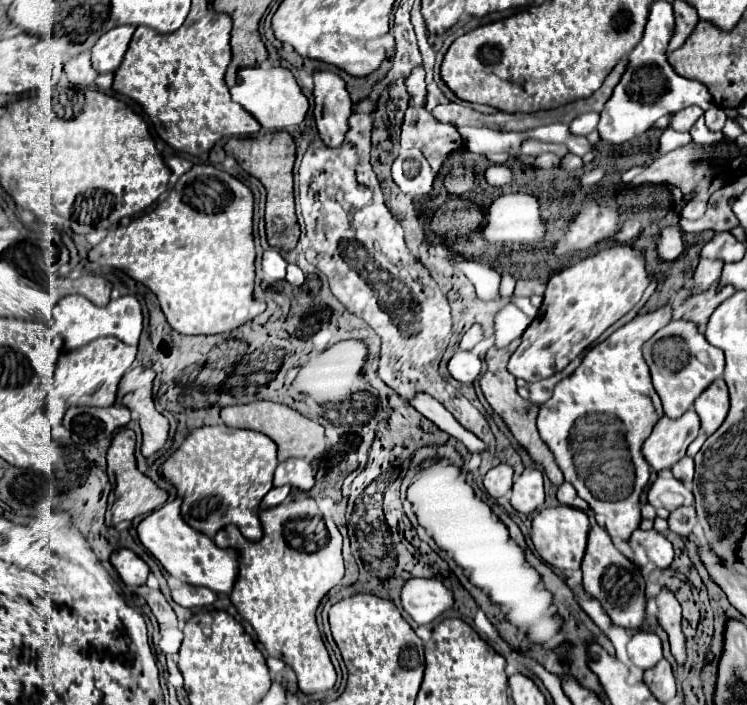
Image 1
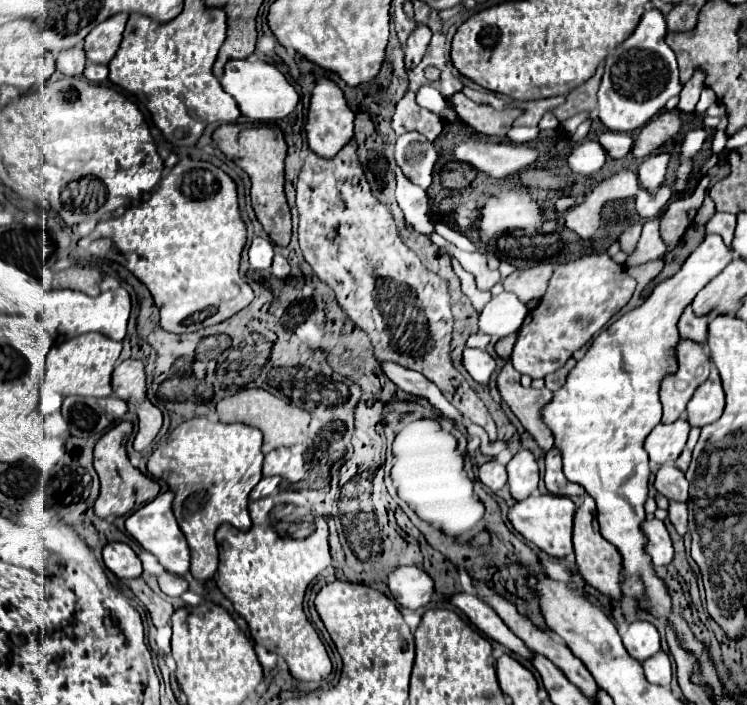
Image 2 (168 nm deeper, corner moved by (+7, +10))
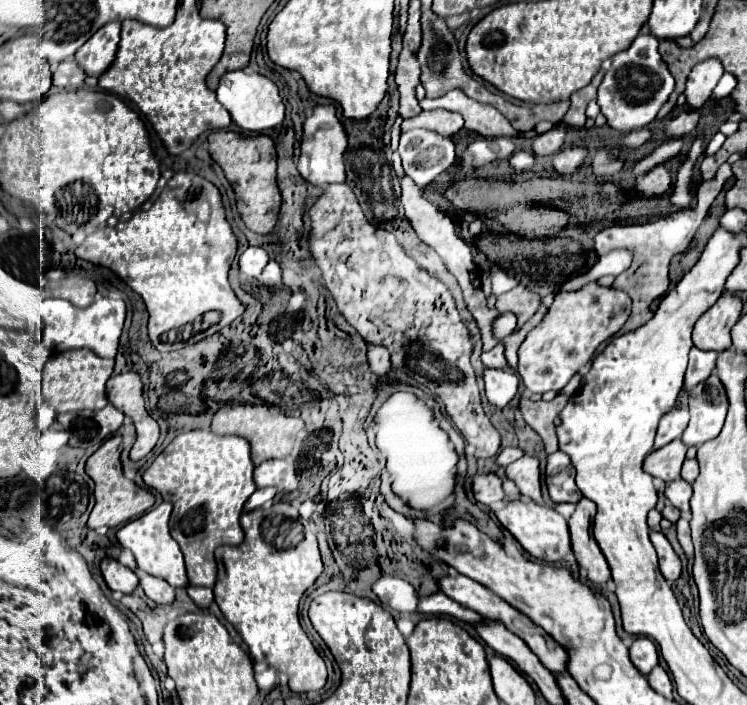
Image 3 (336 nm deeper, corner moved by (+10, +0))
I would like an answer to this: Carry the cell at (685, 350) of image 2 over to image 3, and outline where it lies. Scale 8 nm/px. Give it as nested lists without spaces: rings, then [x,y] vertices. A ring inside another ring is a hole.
[[[680,394],[676,406],[672,412],[668,412],[662,420],[660,420],[660,426],[658,426],[658,434],[656,434],[656,440],[654,440],[654,450],[666,446],[668,442],[676,440],[682,436],[684,428],[688,426],[688,396],[686,394]]]

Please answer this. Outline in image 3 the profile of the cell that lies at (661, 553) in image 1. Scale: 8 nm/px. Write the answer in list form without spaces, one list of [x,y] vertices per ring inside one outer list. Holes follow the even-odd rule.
[[[650,532],[650,540],[658,552],[660,558],[660,570],[664,574],[664,578],[668,582],[676,582],[682,574],[682,562],[678,558],[678,554],[674,552],[674,548],[670,546],[670,542],[666,540],[666,536],[662,532]]]

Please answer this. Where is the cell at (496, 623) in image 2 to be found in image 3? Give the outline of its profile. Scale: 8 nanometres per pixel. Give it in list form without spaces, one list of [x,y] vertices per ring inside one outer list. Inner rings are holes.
[[[442,592],[430,594],[430,596],[418,596],[418,612],[426,616],[452,616],[456,620],[464,620],[468,624],[476,624],[482,620],[480,614],[472,612],[470,608],[464,608],[462,604],[456,604],[452,598],[448,598]]]

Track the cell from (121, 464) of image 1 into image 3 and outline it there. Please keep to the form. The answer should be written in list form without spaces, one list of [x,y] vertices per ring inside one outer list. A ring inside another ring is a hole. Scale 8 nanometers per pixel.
[[[112,436],[108,438],[88,460],[86,460],[86,474],[94,480],[94,510],[88,518],[88,528],[96,530],[100,526],[120,526],[126,524],[128,520],[134,520],[138,516],[142,516],[146,510],[152,508],[154,504],[154,496],[144,490],[138,488],[132,480],[126,480],[122,474],[122,464],[120,464],[120,452],[122,452],[122,436]]]

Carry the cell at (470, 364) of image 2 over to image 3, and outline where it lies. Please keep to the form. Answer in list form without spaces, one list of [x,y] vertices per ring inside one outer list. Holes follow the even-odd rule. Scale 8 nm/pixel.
[[[488,368],[484,372],[484,384],[486,384],[488,402],[498,408],[504,408],[516,398],[520,378],[518,378],[518,374],[512,374],[506,370]]]

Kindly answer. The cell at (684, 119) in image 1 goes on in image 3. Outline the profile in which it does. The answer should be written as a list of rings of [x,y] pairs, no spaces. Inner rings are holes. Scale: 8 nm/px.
[[[708,58],[698,62],[698,66],[692,68],[688,82],[686,82],[686,98],[692,108],[700,108],[716,88],[720,76],[724,74],[724,66],[716,58]]]

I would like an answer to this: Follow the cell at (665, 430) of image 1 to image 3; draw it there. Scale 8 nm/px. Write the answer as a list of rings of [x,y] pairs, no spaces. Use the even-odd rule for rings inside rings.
[[[674,440],[672,444],[666,444],[664,448],[650,452],[644,460],[644,470],[652,474],[654,478],[662,478],[666,484],[680,478],[680,468],[686,456],[686,446],[680,440]]]

